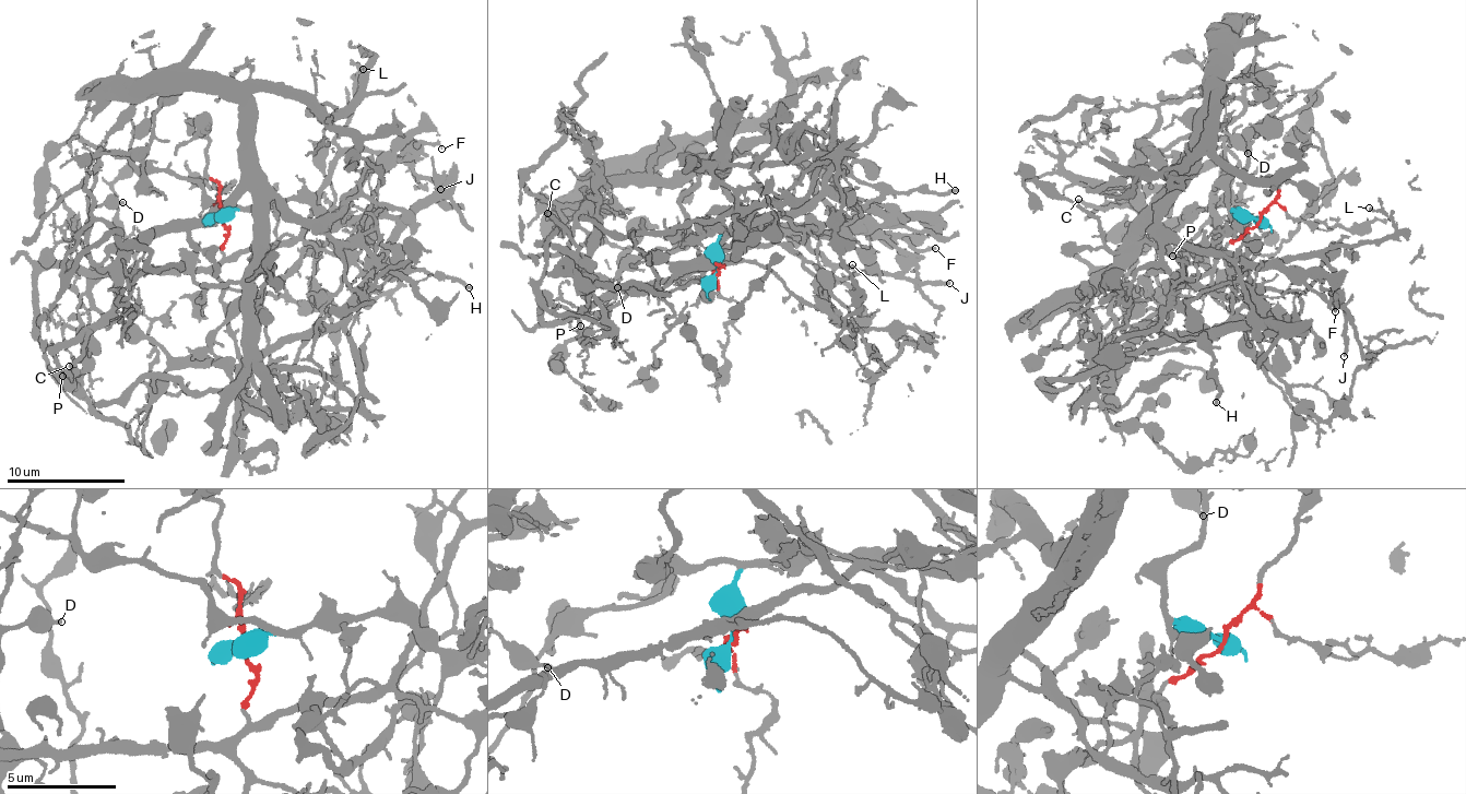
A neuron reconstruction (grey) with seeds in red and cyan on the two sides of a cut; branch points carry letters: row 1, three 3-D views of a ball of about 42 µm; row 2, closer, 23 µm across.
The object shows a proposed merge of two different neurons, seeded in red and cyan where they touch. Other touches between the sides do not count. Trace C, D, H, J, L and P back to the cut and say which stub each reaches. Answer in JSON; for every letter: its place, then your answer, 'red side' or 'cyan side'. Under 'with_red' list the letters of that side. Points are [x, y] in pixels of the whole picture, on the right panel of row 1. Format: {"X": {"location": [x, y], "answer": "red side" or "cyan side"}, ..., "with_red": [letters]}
{"C": {"location": [1078, 199], "answer": "cyan side"}, "D": {"location": [1248, 153], "answer": "cyan side"}, "H": {"location": [1216, 402], "answer": "red side"}, "J": {"location": [1344, 356], "answer": "red side"}, "L": {"location": [1369, 208], "answer": "red side"}, "P": {"location": [1172, 256], "answer": "cyan side"}, "with_red": ["H", "J", "L"]}

